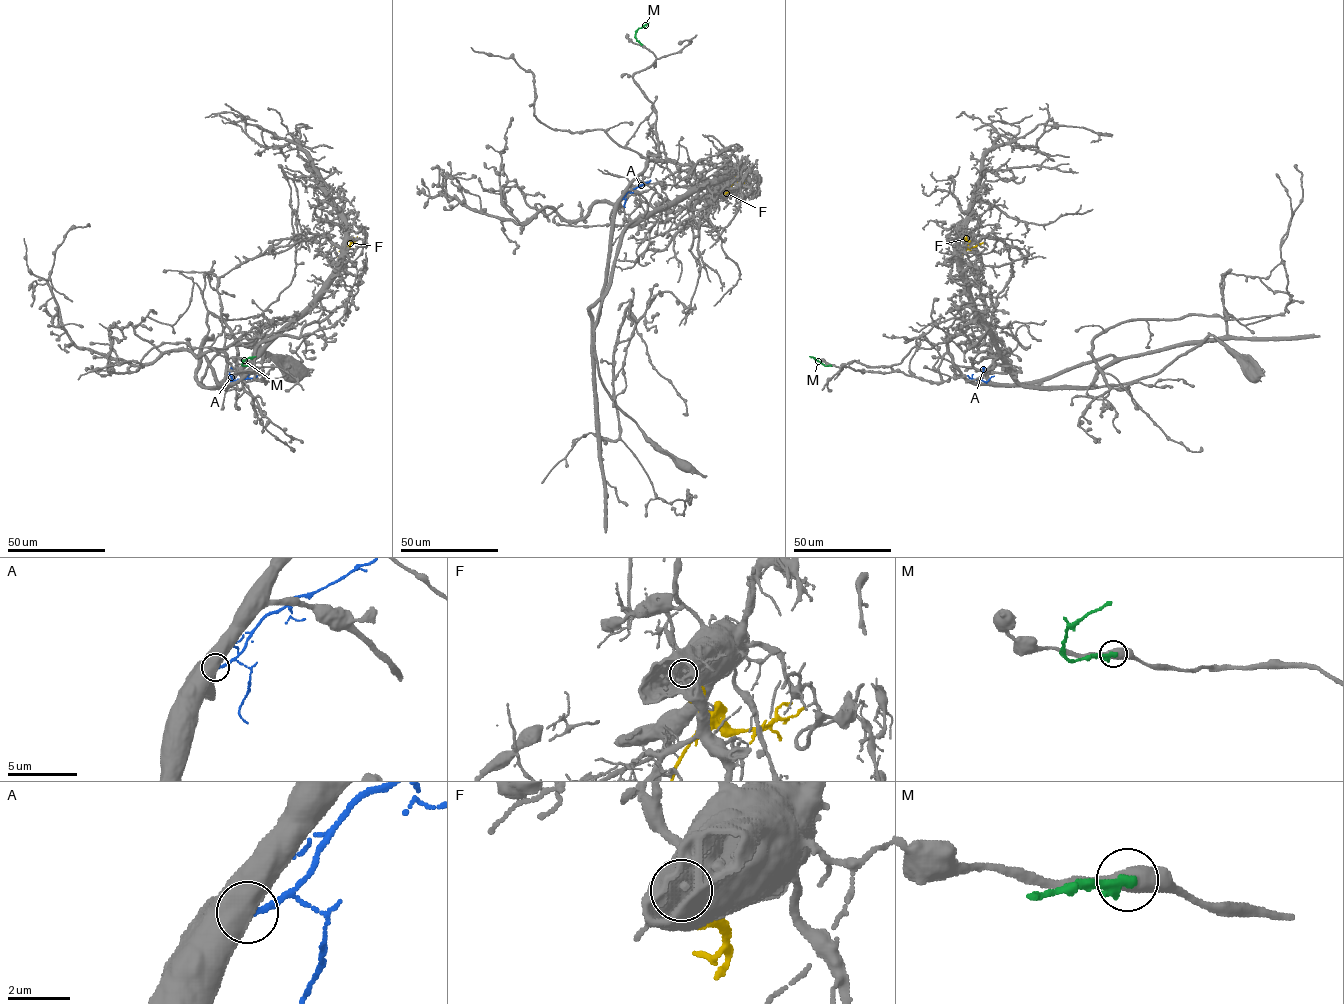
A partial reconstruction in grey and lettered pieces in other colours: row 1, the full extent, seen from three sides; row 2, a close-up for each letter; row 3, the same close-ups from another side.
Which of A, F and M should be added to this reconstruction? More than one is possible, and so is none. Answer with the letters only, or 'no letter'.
no letter

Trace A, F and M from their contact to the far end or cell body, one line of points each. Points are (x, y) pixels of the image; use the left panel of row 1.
A: (227, 383), (257, 375)
F: (338, 257), (341, 250), (357, 237)
M: (249, 365), (243, 366), (242, 362), (255, 356)

